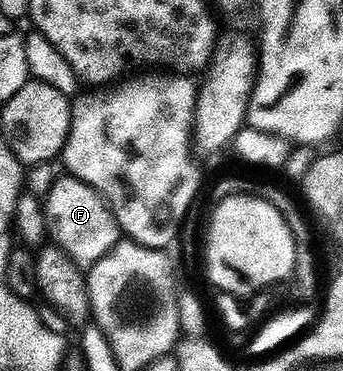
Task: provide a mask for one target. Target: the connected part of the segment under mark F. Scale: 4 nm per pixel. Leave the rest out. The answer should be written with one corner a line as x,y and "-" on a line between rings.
72,176
58,177
48,198
43,202
48,233
60,250
82,268
92,268
99,260
113,253
122,241
121,227
101,194
86,182

